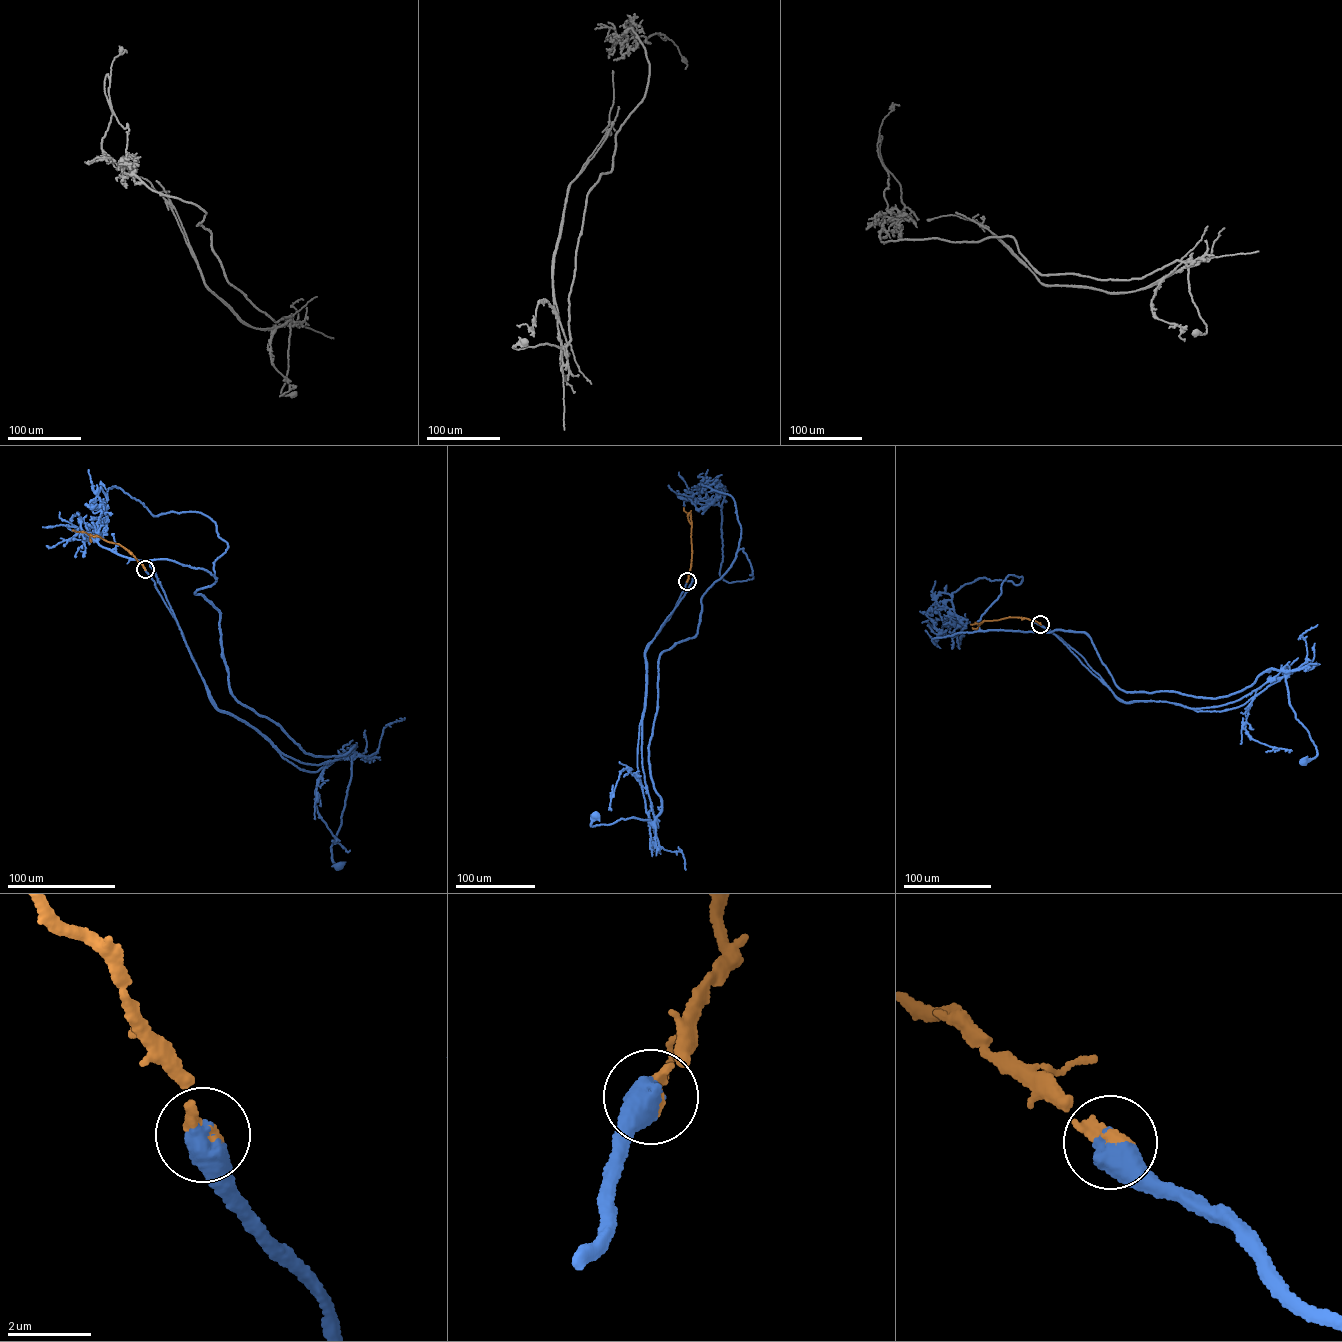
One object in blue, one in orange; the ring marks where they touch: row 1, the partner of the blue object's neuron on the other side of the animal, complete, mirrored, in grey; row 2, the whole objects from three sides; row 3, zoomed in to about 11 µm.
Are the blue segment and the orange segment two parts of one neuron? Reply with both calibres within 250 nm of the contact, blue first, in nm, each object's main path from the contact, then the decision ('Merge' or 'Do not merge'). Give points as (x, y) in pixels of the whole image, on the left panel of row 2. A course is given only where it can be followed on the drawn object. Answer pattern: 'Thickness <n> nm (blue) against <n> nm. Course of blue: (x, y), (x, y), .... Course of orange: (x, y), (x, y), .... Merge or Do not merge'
Thickness 700 nm (blue) against 400 nm. Course of blue: (145, 569), (217, 708), (304, 770), (350, 756), (331, 849), (339, 865). Course of orange: (145, 569), (119, 545), (72, 530). Merge

